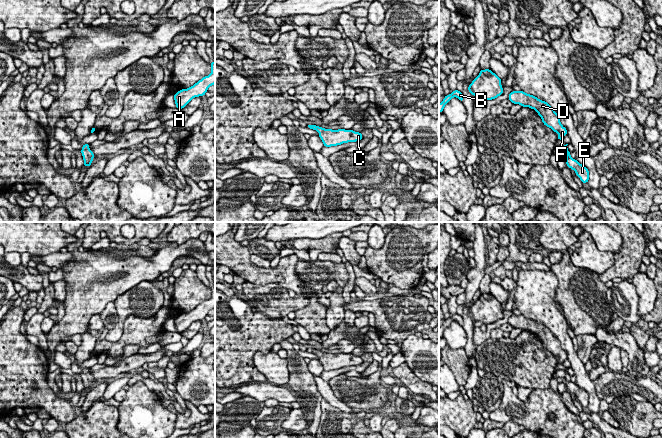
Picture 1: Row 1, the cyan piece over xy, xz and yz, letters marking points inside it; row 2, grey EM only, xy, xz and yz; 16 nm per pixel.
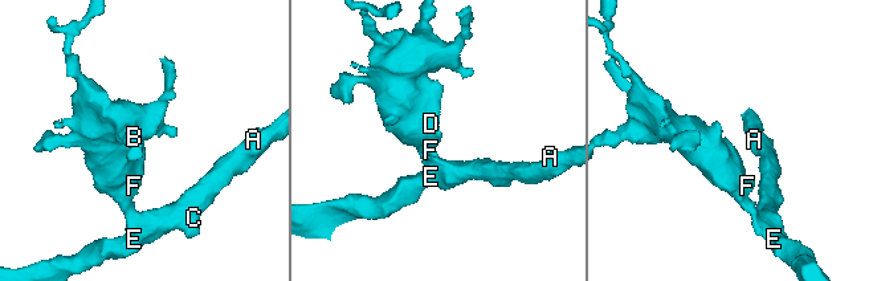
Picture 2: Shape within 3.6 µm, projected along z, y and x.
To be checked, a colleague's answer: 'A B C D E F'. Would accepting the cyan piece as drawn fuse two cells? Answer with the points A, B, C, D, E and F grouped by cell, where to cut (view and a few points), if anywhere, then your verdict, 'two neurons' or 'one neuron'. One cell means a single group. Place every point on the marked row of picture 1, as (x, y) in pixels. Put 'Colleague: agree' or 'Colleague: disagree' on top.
Colleague: agree
groups A B C D E F; cut none; one neuron

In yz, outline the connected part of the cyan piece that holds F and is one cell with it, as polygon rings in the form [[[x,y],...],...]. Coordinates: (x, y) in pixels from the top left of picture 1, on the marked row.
[[[515,90],[509,94],[508,99],[513,104],[519,104],[522,107],[536,110],[542,118],[543,124],[558,133],[558,140],[562,140],[567,135],[567,129],[562,126],[559,115],[547,102],[539,100],[533,95],[526,94],[524,91]]]

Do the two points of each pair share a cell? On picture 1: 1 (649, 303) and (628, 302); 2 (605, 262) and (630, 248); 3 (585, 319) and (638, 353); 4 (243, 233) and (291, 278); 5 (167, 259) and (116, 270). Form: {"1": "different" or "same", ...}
{"1": "different", "2": "different", "3": "different", "4": "different", "5": "same"}

